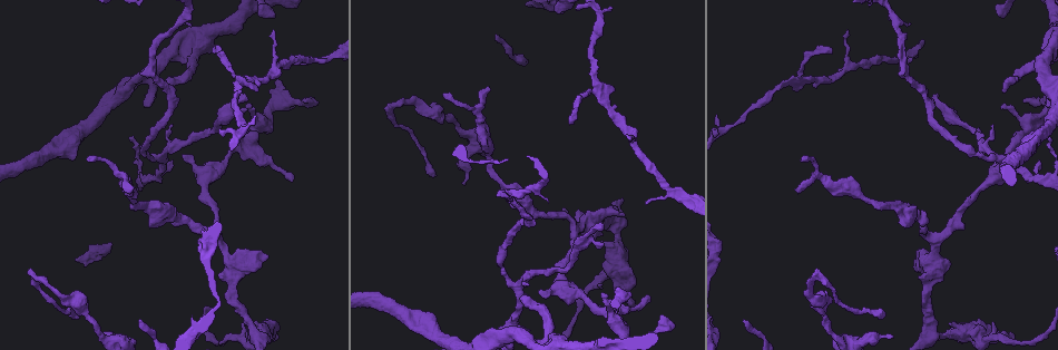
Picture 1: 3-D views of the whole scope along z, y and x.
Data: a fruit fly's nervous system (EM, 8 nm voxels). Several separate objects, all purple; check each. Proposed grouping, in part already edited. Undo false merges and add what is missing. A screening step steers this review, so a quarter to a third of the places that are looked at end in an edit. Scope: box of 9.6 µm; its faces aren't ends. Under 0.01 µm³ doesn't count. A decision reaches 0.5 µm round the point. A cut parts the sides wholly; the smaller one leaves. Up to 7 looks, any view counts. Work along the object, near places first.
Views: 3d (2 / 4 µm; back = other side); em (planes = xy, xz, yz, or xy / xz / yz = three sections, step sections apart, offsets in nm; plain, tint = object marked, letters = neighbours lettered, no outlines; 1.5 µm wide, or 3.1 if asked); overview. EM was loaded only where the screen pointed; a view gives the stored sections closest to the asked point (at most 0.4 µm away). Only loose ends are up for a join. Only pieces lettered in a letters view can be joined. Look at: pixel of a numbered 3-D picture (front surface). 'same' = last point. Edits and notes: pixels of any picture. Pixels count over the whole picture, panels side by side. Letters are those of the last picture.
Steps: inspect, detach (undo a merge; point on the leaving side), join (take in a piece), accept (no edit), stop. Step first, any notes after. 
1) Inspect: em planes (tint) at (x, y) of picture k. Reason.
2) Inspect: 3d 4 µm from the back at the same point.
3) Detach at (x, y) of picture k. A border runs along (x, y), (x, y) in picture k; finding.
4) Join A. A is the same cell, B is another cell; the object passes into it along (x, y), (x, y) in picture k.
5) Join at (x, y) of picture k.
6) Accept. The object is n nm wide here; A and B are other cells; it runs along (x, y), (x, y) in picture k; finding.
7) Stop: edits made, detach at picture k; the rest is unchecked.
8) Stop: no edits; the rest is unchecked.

Inspect: em planes (letters) at (596, 93) of picture 1. Abrupt turn.

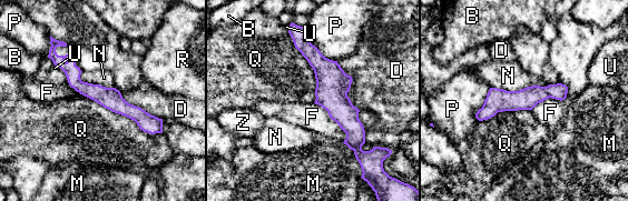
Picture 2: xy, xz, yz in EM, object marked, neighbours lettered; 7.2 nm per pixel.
Accept. The longest contact is with Q, 650 nm; B, D, F, M, N, P, Q, R, U and Z are other cells; a border runs along (314, 102), (345, 133), (343, 142) in picture 2; all the same neuron.

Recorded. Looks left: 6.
Inspect: em xy step 4 (letters) at (603, 246) of picture 1. An open end.

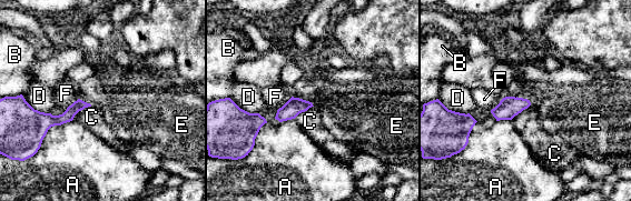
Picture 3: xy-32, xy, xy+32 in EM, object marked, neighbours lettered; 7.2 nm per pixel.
Inspect: em planes (letters) at the same point.

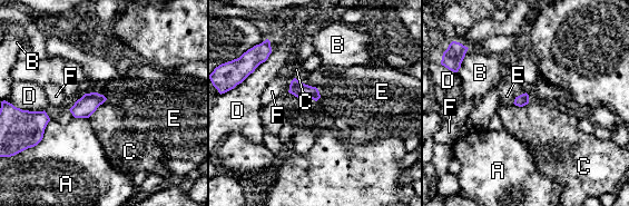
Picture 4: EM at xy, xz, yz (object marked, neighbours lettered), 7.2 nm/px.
Accept. A, B, C, D, E and F are other cells; a border runs along (106, 99), (88, 118) in picture 4; no lettered piece goes on from it.

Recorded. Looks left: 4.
Inspect: em xz step 8 (tint) at (671, 324) of picture 1. Branch stops here.

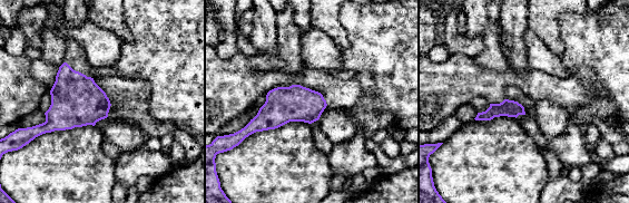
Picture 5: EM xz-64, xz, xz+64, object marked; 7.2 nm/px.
Inspect: em xz step 8 (letters) at the same point. See the neighbours.

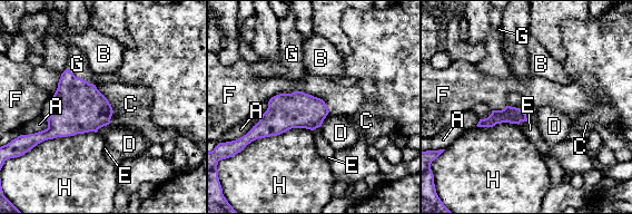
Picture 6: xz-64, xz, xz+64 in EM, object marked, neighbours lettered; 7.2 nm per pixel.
Join G. G is the same cell, A, B, C, D, E, F and H are other cells; the neuron continues.

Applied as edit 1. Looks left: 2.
Stop: edits made, join at picture 6; the rest is unchecked.

